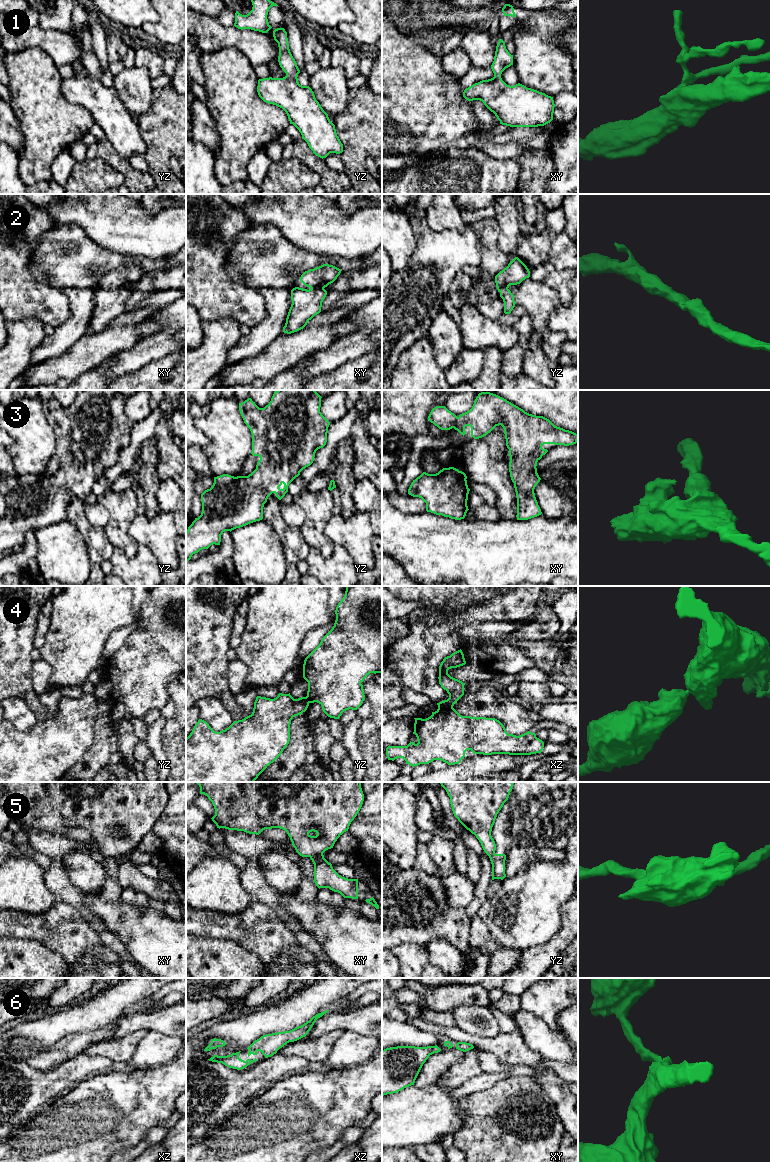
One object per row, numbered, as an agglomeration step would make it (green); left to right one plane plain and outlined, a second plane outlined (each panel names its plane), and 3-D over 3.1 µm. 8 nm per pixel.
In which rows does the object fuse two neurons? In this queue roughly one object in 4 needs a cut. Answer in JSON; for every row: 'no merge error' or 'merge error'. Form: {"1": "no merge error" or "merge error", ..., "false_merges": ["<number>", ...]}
{"1": "no merge error", "2": "no merge error", "3": "no merge error", "4": "merge error", "5": "merge error", "6": "no merge error", "false_merges": ["4", "5"]}

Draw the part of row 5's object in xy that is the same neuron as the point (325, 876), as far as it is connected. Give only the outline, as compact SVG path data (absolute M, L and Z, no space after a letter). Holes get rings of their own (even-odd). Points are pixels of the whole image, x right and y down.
M323 854L310 857L314 864L314 882L320 888L329 888L340 893L344 898L358 899L358 879L340 876Z

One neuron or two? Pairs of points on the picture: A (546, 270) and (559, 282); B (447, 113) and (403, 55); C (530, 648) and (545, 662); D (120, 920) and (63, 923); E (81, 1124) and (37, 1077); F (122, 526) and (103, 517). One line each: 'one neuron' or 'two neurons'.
A: one neuron
B: one neuron
C: one neuron
D: two neurons
E: two neurons
F: two neurons

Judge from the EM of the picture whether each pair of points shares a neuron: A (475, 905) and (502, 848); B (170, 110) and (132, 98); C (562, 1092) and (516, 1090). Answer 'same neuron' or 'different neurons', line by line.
A: different neurons
B: different neurons
C: different neurons

